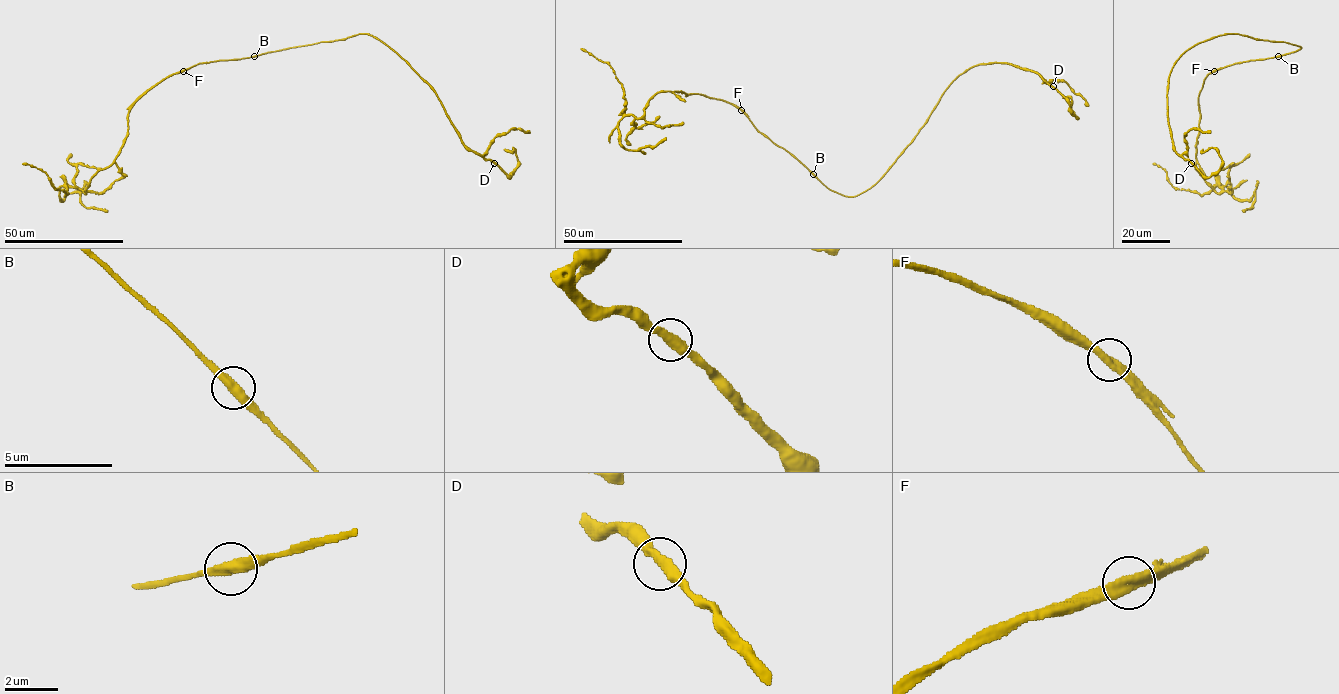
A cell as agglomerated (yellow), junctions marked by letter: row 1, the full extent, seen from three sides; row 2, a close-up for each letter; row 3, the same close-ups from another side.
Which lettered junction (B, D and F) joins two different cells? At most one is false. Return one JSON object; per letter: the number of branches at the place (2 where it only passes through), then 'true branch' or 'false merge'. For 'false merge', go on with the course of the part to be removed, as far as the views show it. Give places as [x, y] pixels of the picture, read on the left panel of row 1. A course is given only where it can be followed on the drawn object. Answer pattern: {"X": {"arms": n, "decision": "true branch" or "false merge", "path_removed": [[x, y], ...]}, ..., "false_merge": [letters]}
{"B": {"arms": 2, "decision": "true branch"}, "D": {"arms": 2, "decision": "true branch"}, "F": {"arms": 2, "decision": "false merge", "path_removed": [[182, 71], [151, 86], [127, 109]]}, "false_merge": ["F"]}

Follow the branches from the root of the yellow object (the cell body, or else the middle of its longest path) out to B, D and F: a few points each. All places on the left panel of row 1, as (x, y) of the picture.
B: (277, 51), (255, 56)
D: (277, 51), (343, 39), (359, 33), (376, 38), (396, 52), (429, 86), (461, 140), (494, 163)
F: (277, 51), (199, 63), (182, 71)

